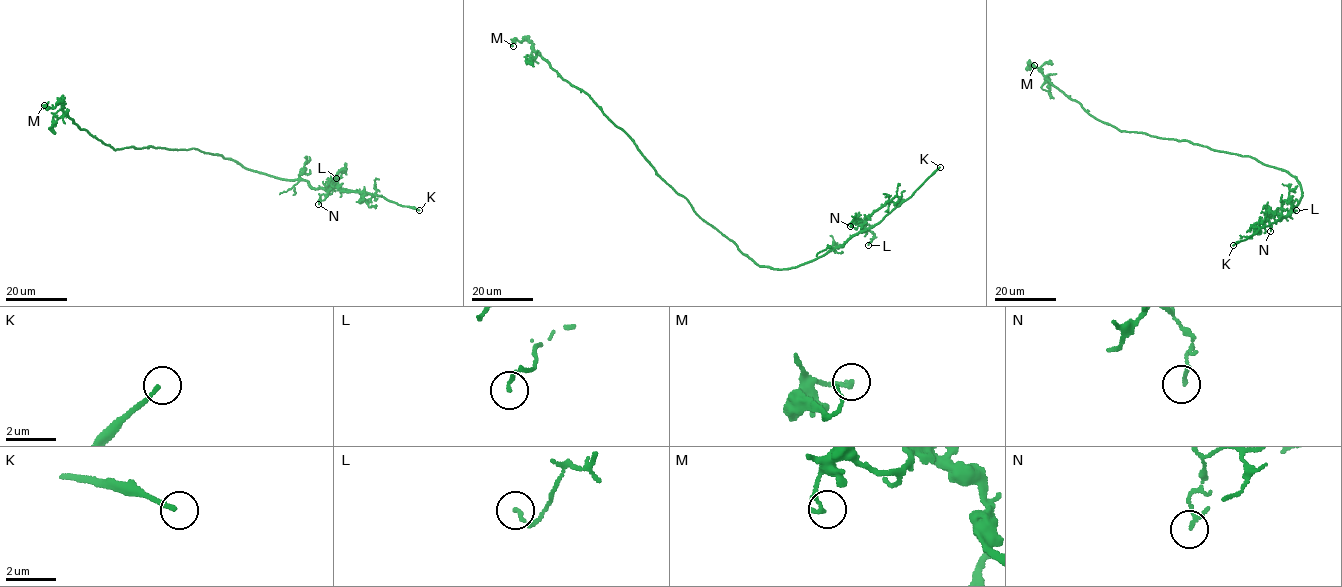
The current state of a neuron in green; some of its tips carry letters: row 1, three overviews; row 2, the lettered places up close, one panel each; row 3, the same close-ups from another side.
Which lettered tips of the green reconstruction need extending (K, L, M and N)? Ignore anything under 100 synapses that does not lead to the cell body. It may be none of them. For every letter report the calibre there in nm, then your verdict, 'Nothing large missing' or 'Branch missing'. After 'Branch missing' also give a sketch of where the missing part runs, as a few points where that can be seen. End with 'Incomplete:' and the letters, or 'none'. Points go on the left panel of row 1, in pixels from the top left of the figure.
K: Thickness 170 nm. Branch missing. Course of what is missing: (419, 210), (430, 210), (438, 222)
L: Thickness 130 nm. Nothing large missing
M: Thickness 170 nm. Nothing large missing
N: Thickness 150 nm. Nothing large missing
Incomplete: K

